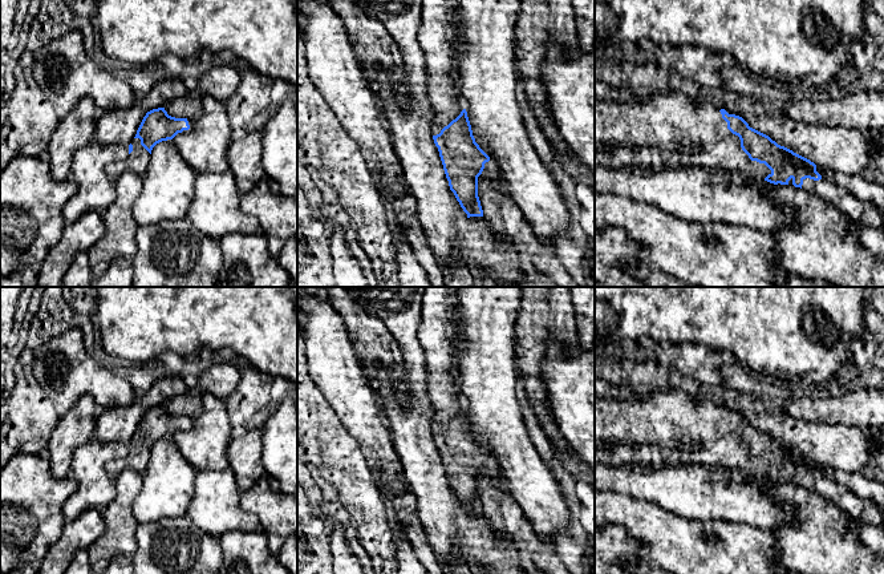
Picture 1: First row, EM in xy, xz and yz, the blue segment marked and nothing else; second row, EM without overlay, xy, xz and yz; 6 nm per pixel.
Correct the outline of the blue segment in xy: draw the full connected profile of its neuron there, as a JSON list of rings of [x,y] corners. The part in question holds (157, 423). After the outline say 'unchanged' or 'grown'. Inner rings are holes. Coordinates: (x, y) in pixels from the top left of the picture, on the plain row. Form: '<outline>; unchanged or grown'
[[[165,405],[147,409],[133,440],[129,442],[127,456],[108,464],[108,473],[114,477],[125,469],[142,473],[149,464],[153,445],[162,438],[173,437],[178,430],[188,427],[190,423],[187,416],[171,415]]]; grown

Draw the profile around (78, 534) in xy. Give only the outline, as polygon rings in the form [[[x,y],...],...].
[[[89,509],[68,522],[61,538],[49,547],[37,574],[65,574],[74,555],[88,550],[104,534],[105,527],[100,509]]]

